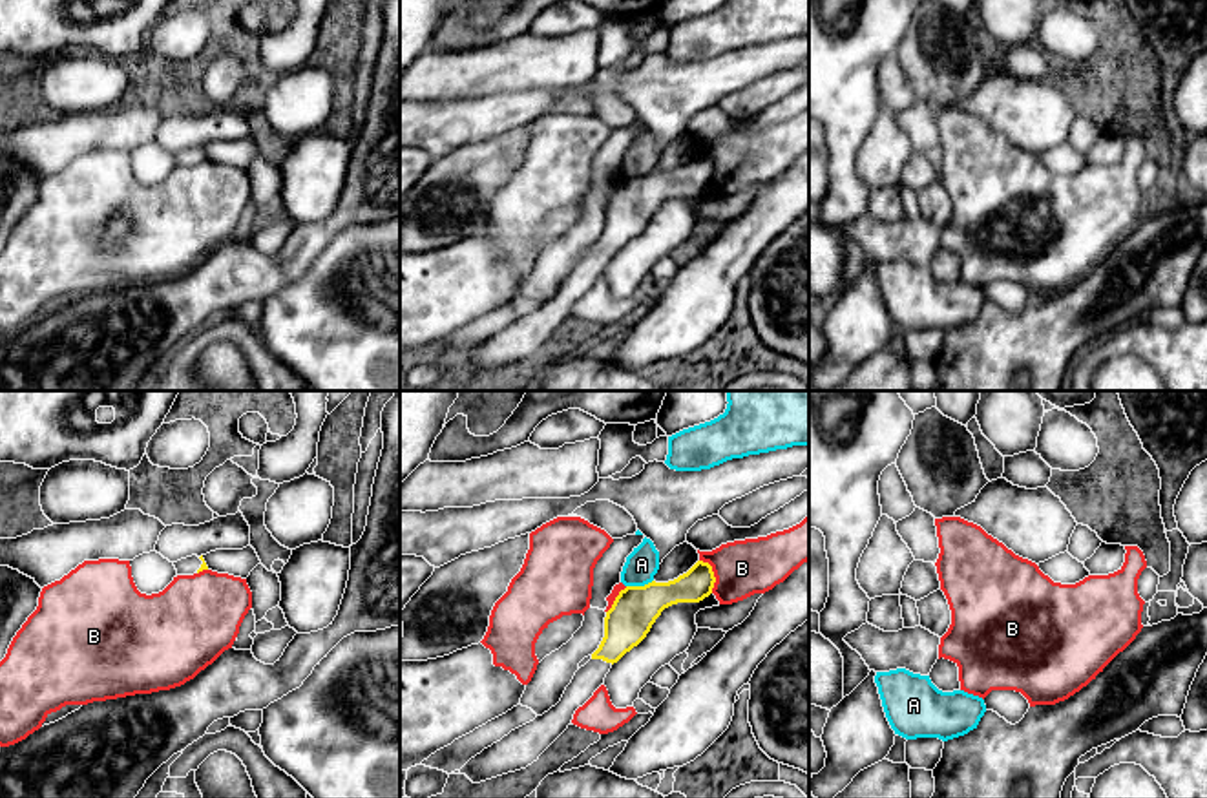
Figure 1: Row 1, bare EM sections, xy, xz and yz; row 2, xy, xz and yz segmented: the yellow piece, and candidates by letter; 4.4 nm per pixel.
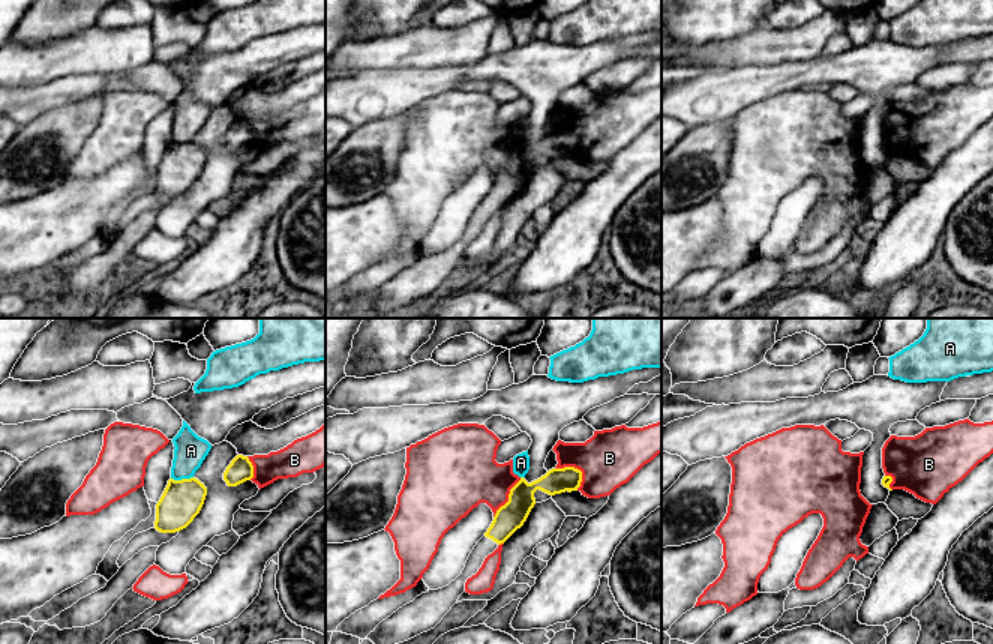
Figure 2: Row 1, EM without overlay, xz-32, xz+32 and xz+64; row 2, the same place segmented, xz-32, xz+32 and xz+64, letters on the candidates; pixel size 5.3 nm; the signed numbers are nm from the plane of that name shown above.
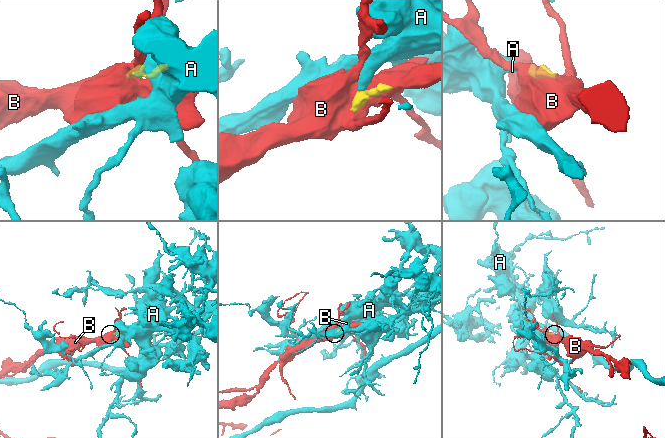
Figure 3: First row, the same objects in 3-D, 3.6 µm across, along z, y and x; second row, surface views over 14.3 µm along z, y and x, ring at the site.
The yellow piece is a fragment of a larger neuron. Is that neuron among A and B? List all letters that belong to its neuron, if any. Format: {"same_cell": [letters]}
{"same_cell": []}

